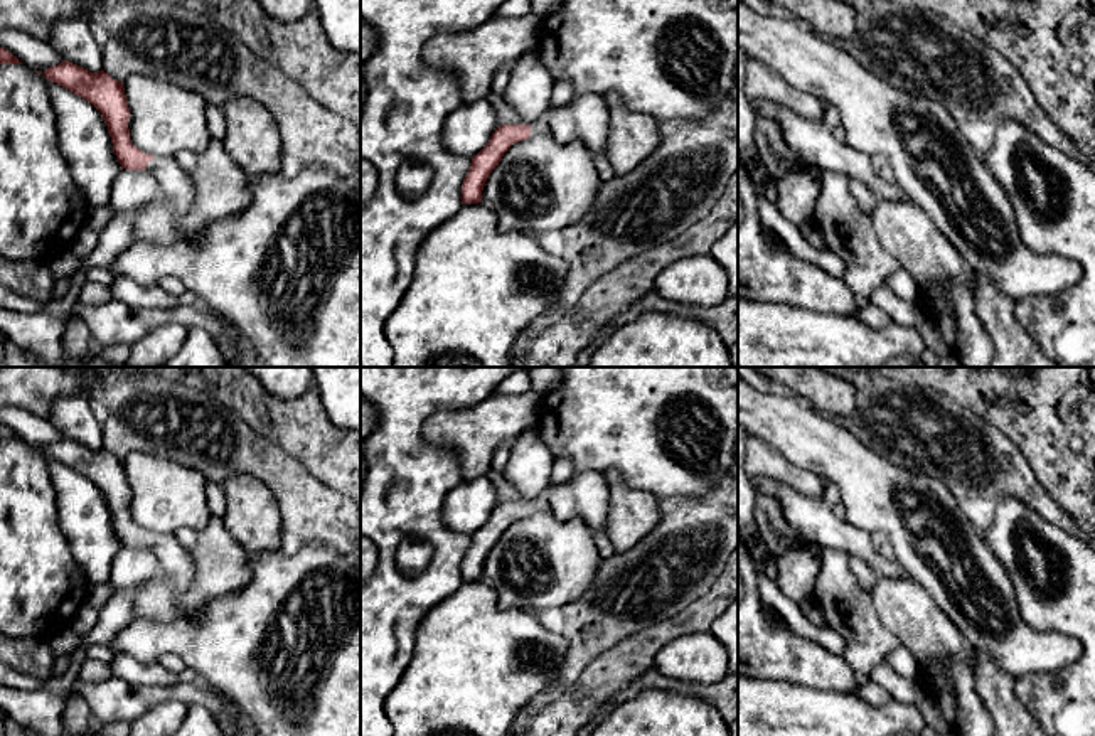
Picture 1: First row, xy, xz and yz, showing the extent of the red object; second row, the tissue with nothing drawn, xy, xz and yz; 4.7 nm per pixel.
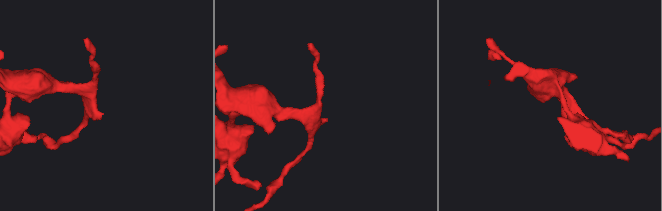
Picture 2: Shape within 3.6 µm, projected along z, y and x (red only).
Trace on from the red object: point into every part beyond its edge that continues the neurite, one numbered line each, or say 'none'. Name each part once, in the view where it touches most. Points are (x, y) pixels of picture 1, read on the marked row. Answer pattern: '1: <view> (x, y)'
1: xy (176, 186)

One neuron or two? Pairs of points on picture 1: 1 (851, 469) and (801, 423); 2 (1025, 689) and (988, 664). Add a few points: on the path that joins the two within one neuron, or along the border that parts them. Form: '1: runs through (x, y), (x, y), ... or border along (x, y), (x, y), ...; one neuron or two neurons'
1: runs through (839, 457), (812, 435); one neuron
2: border along (1014, 679), (1014, 696), (1033, 718); two neurons

